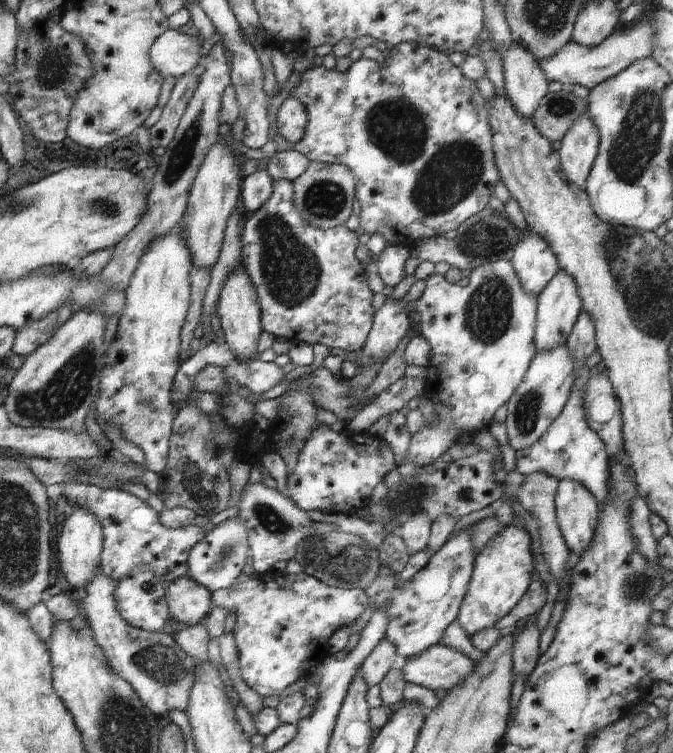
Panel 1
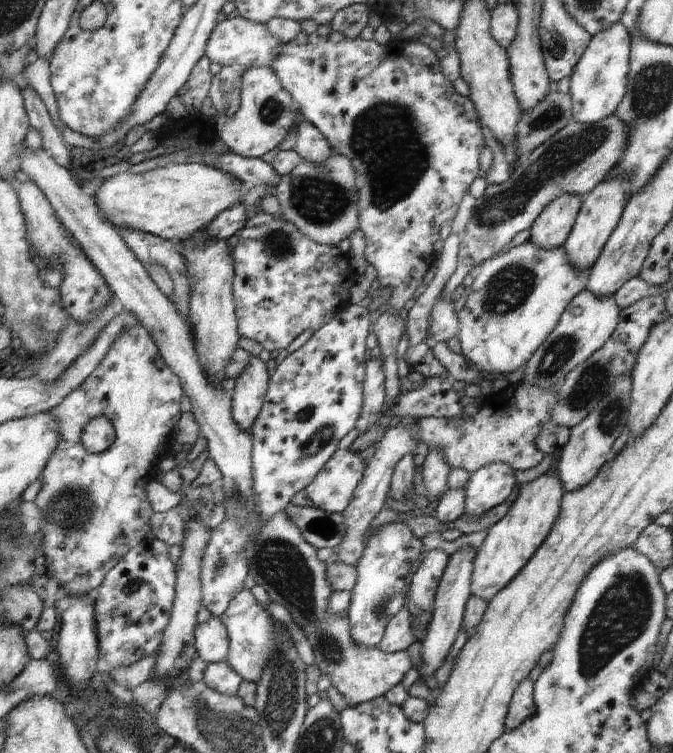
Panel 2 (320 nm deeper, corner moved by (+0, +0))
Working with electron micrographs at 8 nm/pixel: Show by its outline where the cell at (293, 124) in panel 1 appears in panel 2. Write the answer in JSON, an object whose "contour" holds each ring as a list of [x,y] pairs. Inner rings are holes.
{"contour":[[[299,117],[293,130],[296,137],[293,150],[302,158],[302,161],[320,164],[334,153],[323,134],[308,120]]]}

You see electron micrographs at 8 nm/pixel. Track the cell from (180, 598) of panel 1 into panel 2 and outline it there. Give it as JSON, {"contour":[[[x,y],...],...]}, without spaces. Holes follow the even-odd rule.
{"contour":[[[210,616],[206,622],[197,623],[196,628],[194,628],[194,640],[197,656],[207,663],[221,662],[228,655],[228,634],[222,620],[218,616]]]}

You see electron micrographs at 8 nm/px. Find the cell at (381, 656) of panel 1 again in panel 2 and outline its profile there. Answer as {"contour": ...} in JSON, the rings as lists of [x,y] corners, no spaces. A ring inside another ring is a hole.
{"contour":[[[409,593],[406,594],[404,606],[400,608],[400,612],[386,626],[382,641],[377,646],[384,653],[395,654],[396,652],[403,652],[416,641],[411,630],[408,598],[410,598]]]}

